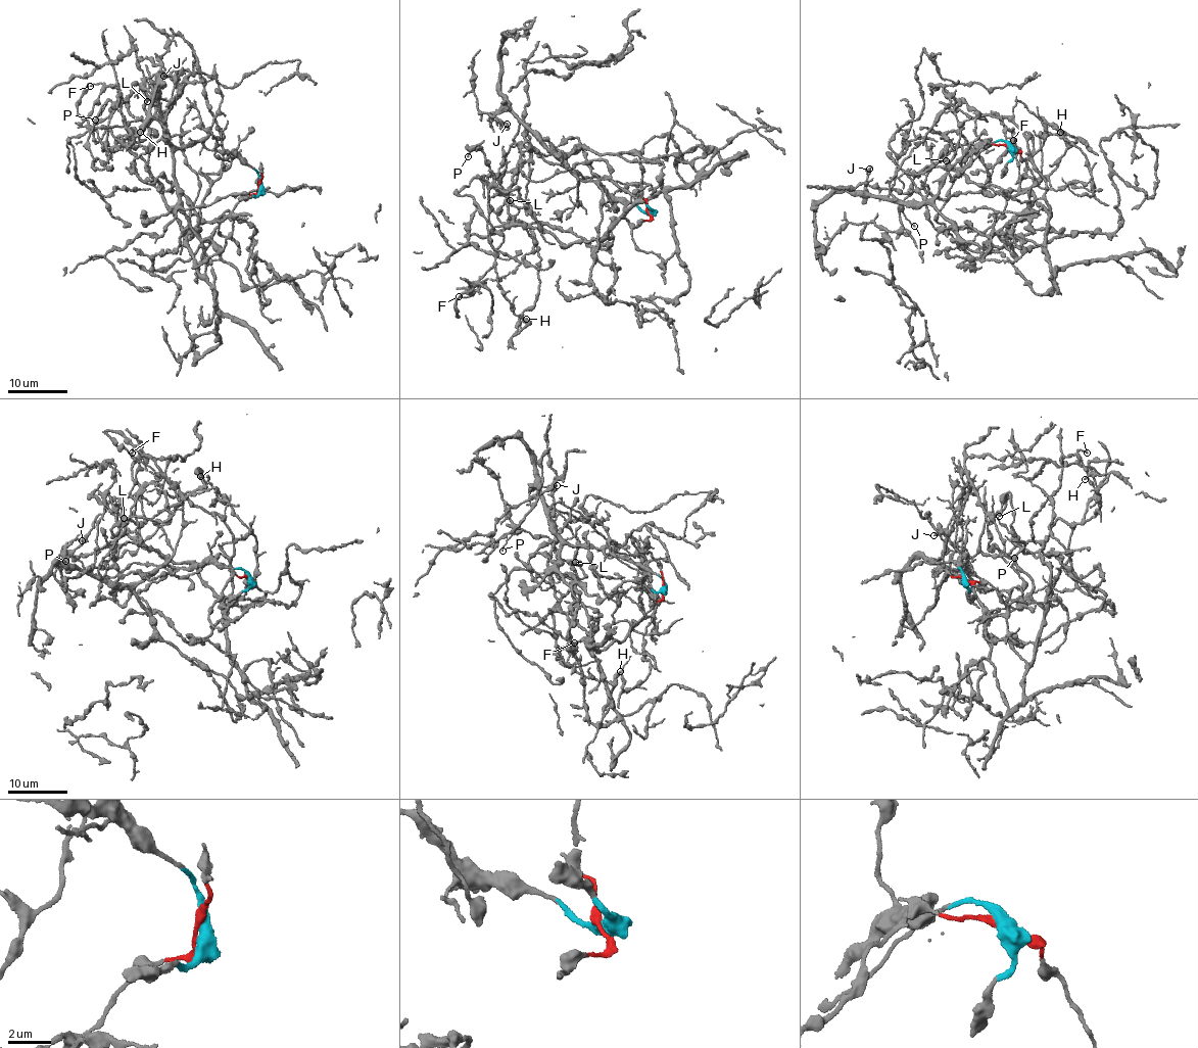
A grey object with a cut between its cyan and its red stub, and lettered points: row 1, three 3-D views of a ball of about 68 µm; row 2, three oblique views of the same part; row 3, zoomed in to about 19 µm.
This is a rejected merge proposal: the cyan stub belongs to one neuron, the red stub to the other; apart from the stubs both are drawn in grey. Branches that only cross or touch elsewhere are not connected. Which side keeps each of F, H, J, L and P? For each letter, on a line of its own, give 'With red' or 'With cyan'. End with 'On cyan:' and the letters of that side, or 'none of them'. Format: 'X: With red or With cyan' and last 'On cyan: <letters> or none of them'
F: With red
H: With red
J: With cyan
L: With red
P: With red
On cyan: J

